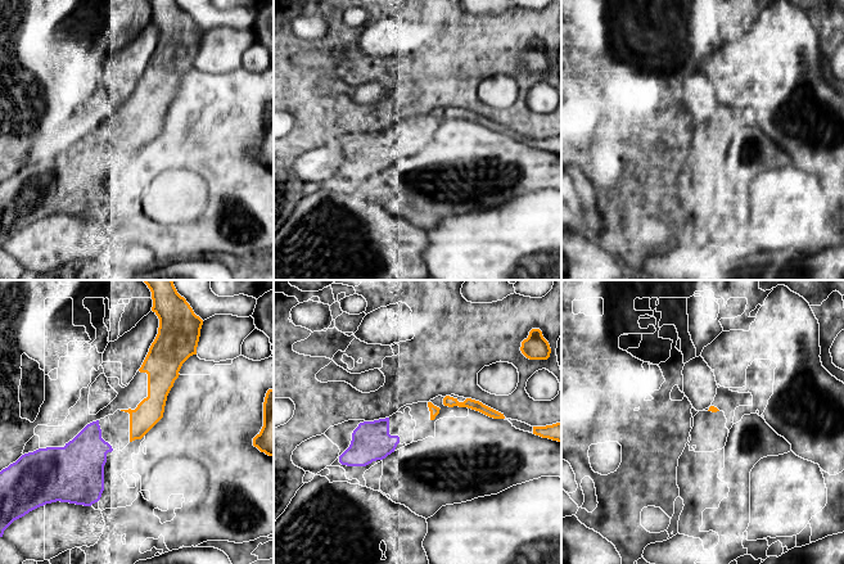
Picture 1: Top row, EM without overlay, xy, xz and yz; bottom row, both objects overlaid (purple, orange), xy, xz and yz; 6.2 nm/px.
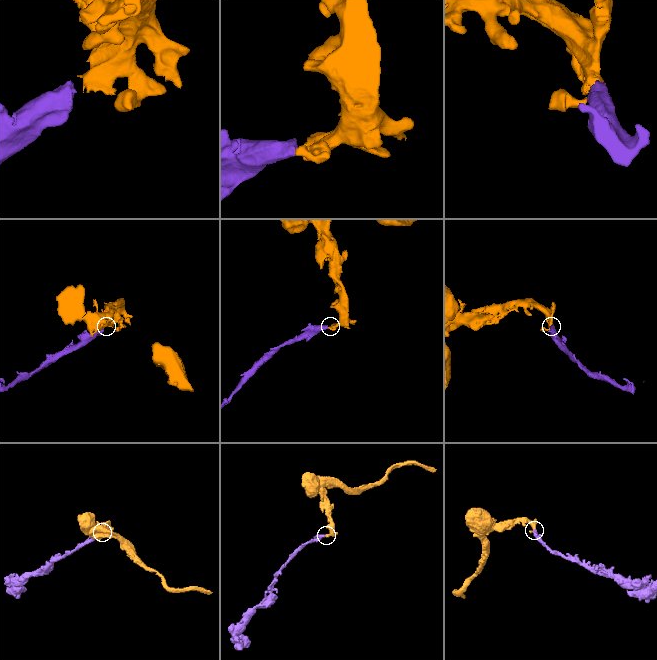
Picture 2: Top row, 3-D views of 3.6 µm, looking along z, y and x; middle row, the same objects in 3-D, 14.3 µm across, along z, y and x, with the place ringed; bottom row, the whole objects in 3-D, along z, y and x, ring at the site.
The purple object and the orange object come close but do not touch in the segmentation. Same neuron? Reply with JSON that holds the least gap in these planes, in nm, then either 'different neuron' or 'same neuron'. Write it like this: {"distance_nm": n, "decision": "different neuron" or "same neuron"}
{"distance_nm": 120, "decision": "same neuron"}

